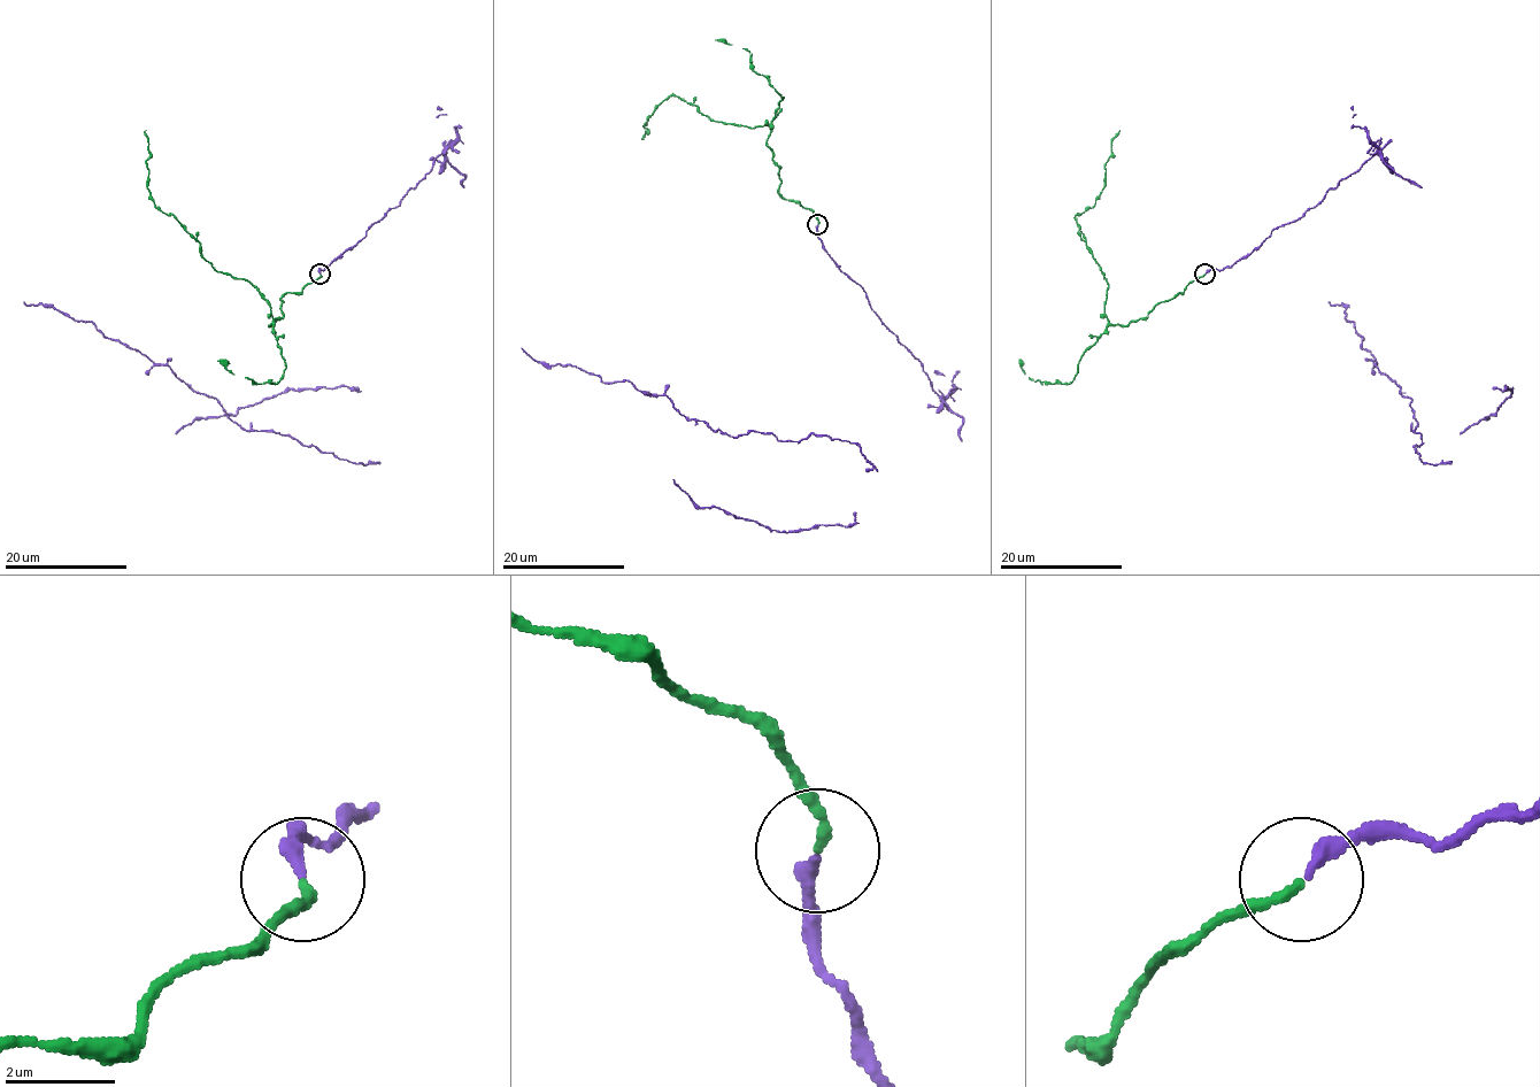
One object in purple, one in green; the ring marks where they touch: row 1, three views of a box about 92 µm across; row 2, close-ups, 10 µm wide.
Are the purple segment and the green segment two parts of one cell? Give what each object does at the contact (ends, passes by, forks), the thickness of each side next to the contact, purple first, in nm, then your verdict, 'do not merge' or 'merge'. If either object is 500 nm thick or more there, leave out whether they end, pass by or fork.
purple ends | green ends | 280/150 nm | merge

